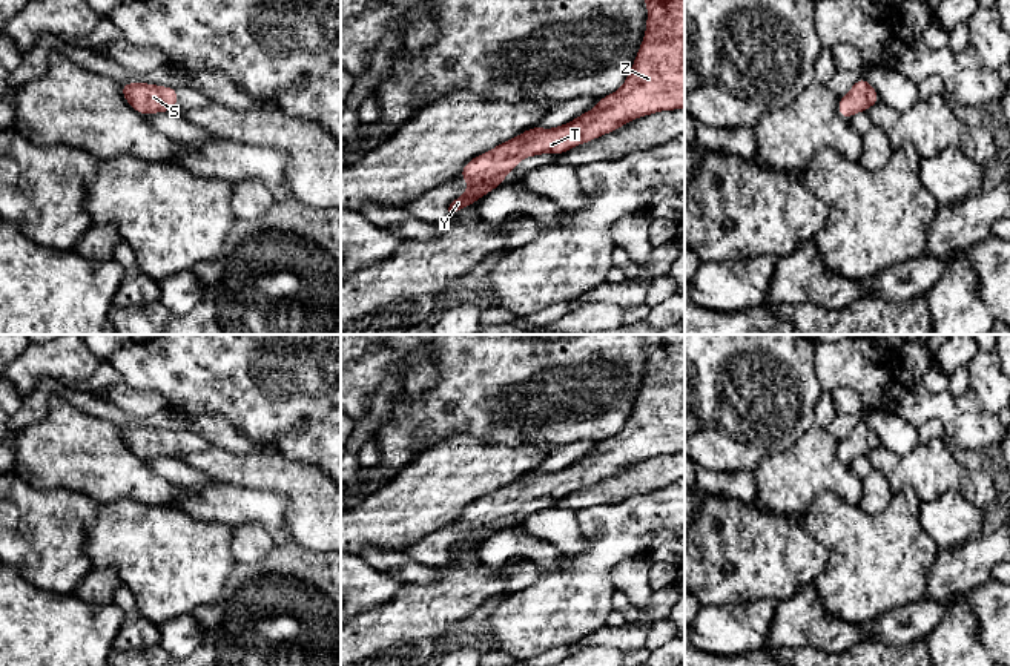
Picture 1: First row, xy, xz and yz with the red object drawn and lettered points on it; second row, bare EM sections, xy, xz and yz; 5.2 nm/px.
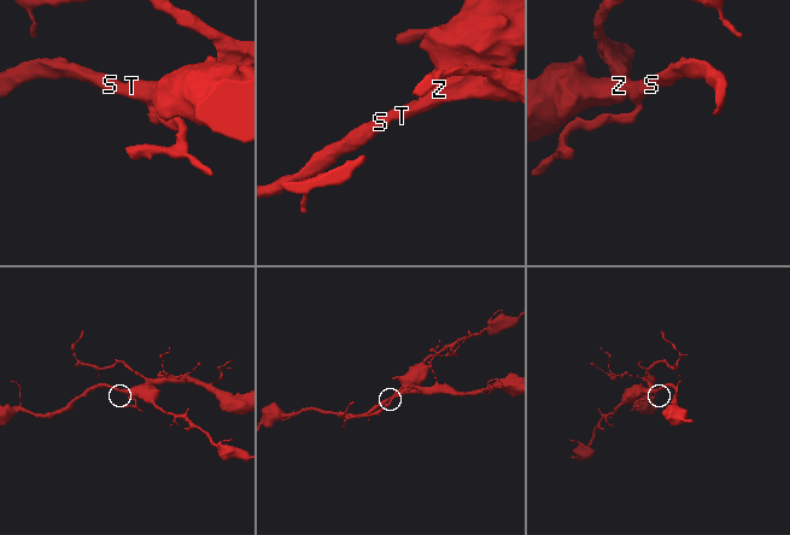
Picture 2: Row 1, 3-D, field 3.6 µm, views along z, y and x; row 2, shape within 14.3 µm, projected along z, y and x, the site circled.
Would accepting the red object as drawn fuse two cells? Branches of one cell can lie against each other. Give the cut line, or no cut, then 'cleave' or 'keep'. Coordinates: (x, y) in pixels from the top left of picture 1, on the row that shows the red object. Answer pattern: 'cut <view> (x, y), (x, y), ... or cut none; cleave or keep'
cut none; keep

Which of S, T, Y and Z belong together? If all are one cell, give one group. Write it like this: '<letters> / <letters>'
S T Y Z

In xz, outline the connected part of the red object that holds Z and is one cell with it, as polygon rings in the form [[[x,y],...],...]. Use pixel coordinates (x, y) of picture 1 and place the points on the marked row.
[[[685,0],[645,2],[646,32],[623,86],[569,123],[554,129],[533,126],[470,160],[459,173],[468,181],[468,189],[450,204],[448,212],[467,209],[502,186],[522,158],[560,155],[639,117],[685,107]]]

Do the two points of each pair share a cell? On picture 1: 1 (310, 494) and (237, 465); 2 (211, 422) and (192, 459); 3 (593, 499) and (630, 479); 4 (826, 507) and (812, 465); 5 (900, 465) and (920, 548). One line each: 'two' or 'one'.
1: one
2: two
3: one
4: two
5: two

